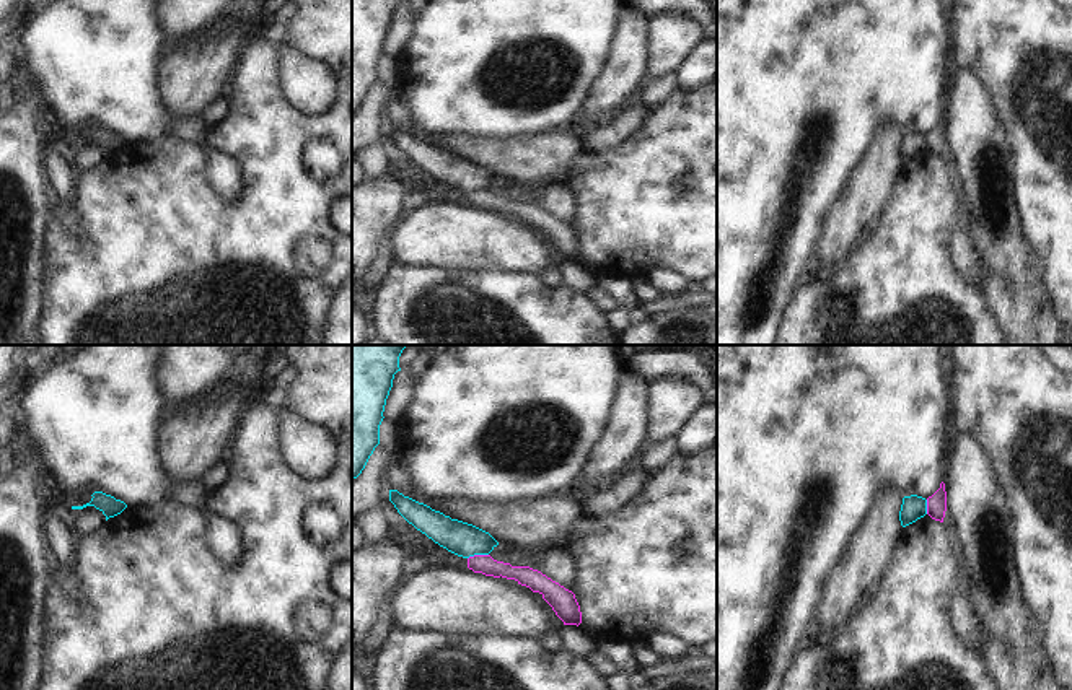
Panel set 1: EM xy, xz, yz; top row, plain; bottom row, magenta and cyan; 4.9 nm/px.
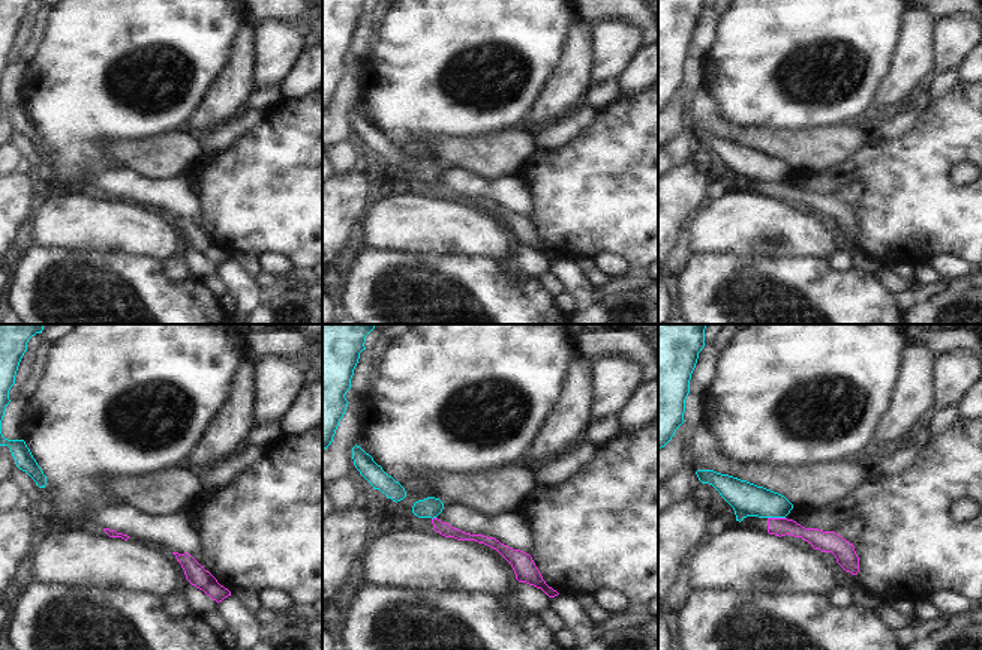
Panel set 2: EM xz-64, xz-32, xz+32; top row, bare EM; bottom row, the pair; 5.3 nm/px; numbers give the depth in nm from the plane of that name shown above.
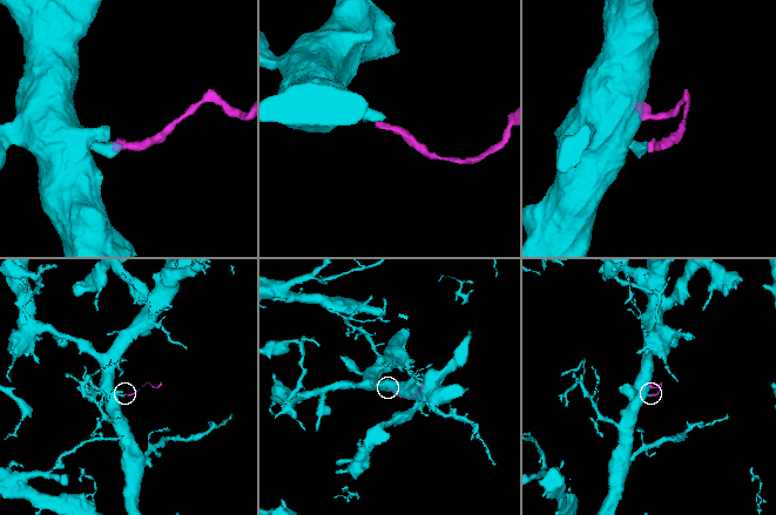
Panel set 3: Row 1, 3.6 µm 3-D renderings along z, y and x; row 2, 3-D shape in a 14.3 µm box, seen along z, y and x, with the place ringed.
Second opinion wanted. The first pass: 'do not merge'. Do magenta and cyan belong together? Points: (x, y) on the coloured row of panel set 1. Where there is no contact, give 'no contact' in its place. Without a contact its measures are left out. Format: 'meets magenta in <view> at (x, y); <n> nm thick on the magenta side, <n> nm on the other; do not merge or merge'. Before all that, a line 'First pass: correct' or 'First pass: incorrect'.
First pass: correct
meets magenta in xz at (478, 555); 100 nm thick on the magenta side, 170 nm on the other; do not merge

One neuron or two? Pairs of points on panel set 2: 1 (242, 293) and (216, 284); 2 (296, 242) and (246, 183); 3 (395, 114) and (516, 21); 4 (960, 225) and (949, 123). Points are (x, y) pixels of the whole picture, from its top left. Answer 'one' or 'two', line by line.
1: two
2: one
3: one
4: one

